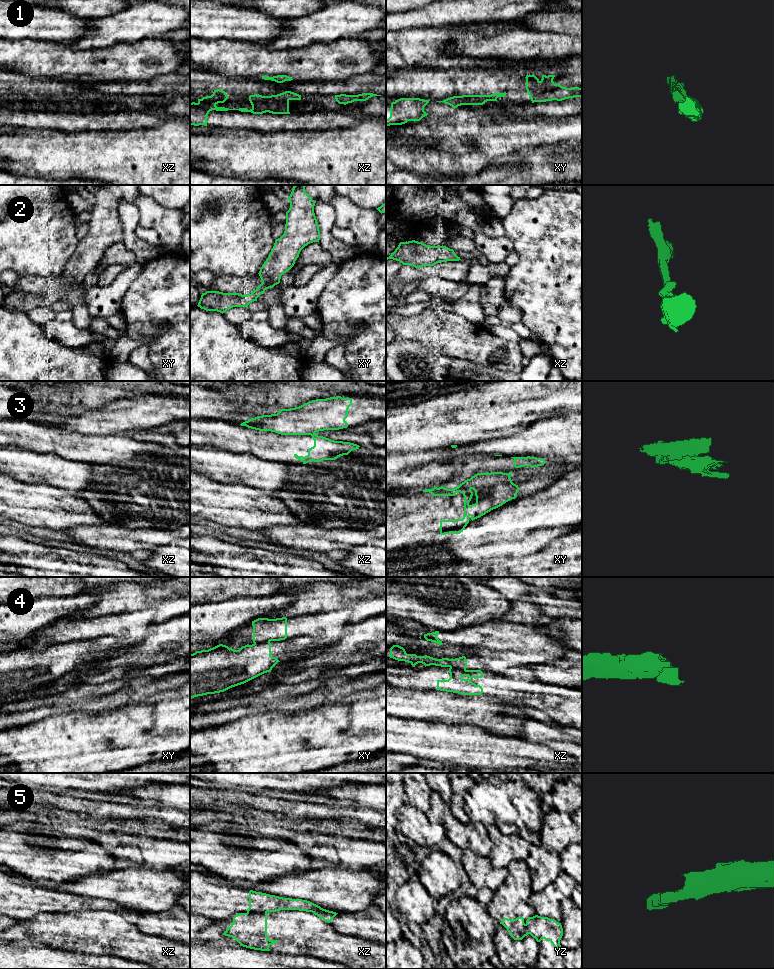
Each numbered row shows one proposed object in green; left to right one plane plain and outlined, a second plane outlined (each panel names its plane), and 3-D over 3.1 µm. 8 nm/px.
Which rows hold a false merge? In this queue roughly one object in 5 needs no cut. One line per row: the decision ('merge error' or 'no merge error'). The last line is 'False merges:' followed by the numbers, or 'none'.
1: merge error
2: no merge error
3: merge error
4: merge error
5: merge error
False merges: 1, 3, 4, 5

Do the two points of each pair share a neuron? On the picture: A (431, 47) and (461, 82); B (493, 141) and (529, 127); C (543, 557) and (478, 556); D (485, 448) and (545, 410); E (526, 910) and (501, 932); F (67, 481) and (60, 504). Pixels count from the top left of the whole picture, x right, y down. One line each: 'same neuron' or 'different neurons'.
A: different neurons
B: same neuron
C: different neurons
D: different neurons
E: different neurons
F: different neurons

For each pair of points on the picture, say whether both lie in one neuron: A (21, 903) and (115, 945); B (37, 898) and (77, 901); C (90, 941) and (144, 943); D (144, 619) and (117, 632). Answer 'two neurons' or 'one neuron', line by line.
A: two neurons
B: one neuron
C: one neuron
D: one neuron

